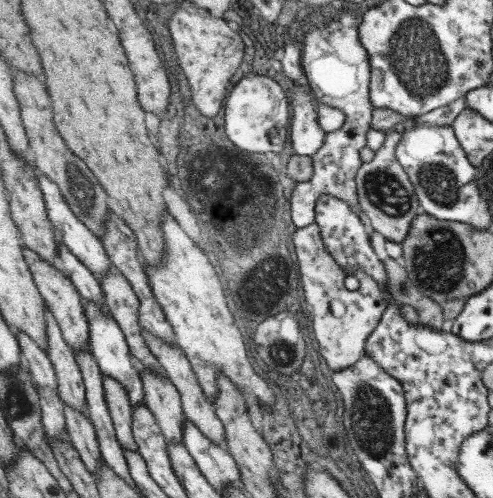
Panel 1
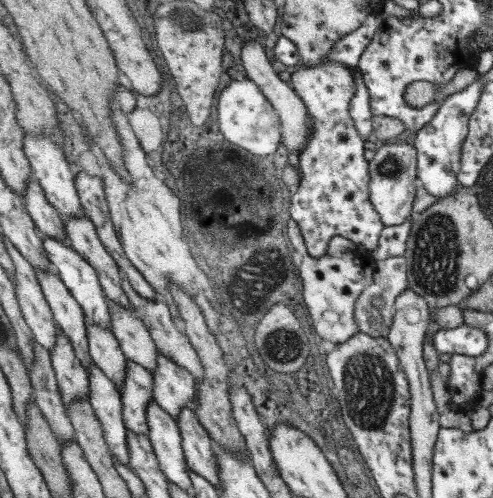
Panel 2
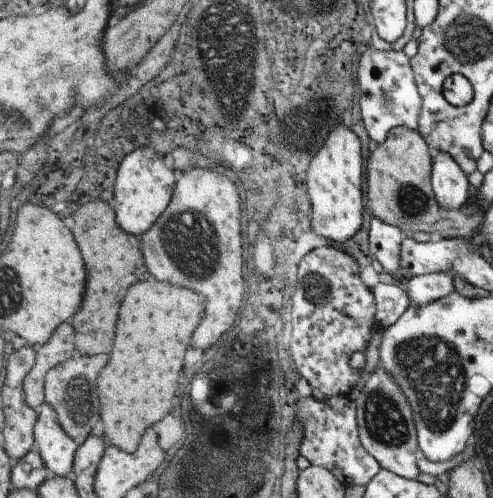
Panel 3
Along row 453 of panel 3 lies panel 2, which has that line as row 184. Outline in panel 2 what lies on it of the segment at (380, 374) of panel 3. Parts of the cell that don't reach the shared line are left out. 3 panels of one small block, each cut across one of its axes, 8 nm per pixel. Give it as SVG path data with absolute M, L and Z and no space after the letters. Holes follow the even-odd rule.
M379 144L375 156L367 164L367 188L369 202L373 210L379 214L383 226L399 226L405 224L411 212L411 204L415 198L415 180L417 180L417 152L409 144Z

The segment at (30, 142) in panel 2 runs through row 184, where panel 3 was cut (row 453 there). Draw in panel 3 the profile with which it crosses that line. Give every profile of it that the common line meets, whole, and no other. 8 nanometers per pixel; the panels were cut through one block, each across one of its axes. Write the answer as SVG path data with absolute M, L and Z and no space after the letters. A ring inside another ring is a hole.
M43 404L39 408L41 420L37 420L37 450L51 472L51 476L61 478L73 478L75 462L77 462L77 450L81 444L75 444L75 440L61 428L61 422L57 420L57 410L51 404Z

